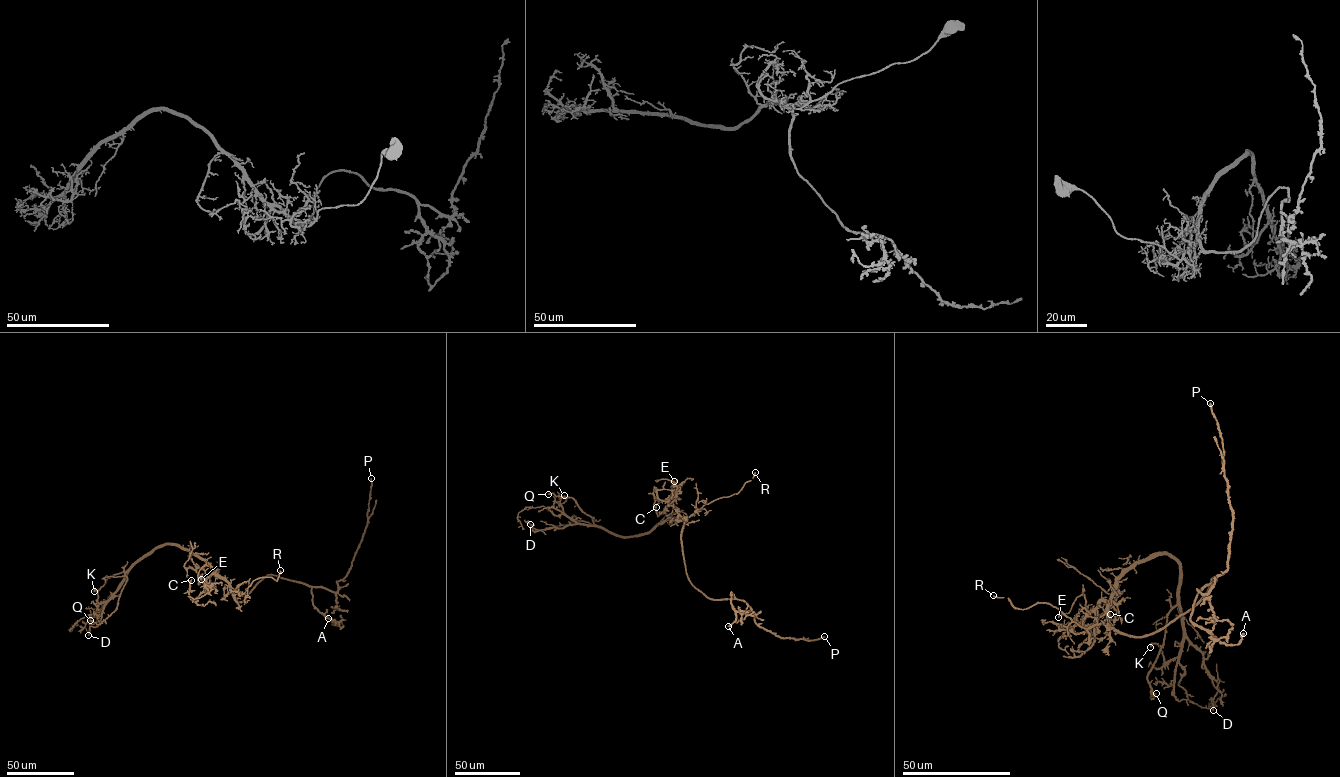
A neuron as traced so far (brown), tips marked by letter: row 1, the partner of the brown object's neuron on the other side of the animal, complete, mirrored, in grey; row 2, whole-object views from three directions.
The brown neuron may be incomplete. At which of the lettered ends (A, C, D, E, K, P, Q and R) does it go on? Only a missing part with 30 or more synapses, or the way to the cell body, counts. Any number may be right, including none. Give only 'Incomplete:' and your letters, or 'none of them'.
Incomplete: R

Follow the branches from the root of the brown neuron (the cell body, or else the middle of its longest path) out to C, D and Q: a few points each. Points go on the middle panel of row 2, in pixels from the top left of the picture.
C: (681, 534), (686, 519), (673, 504), (658, 498), (654, 487), (656, 507)
D: (681, 534), (683, 517), (662, 521), (647, 532), (627, 537), (580, 524), (540, 530), (530, 524)
Q: (681, 534), (683, 517), (662, 521), (644, 533), (614, 535), (594, 523), (593, 518), (573, 498), (548, 494)

